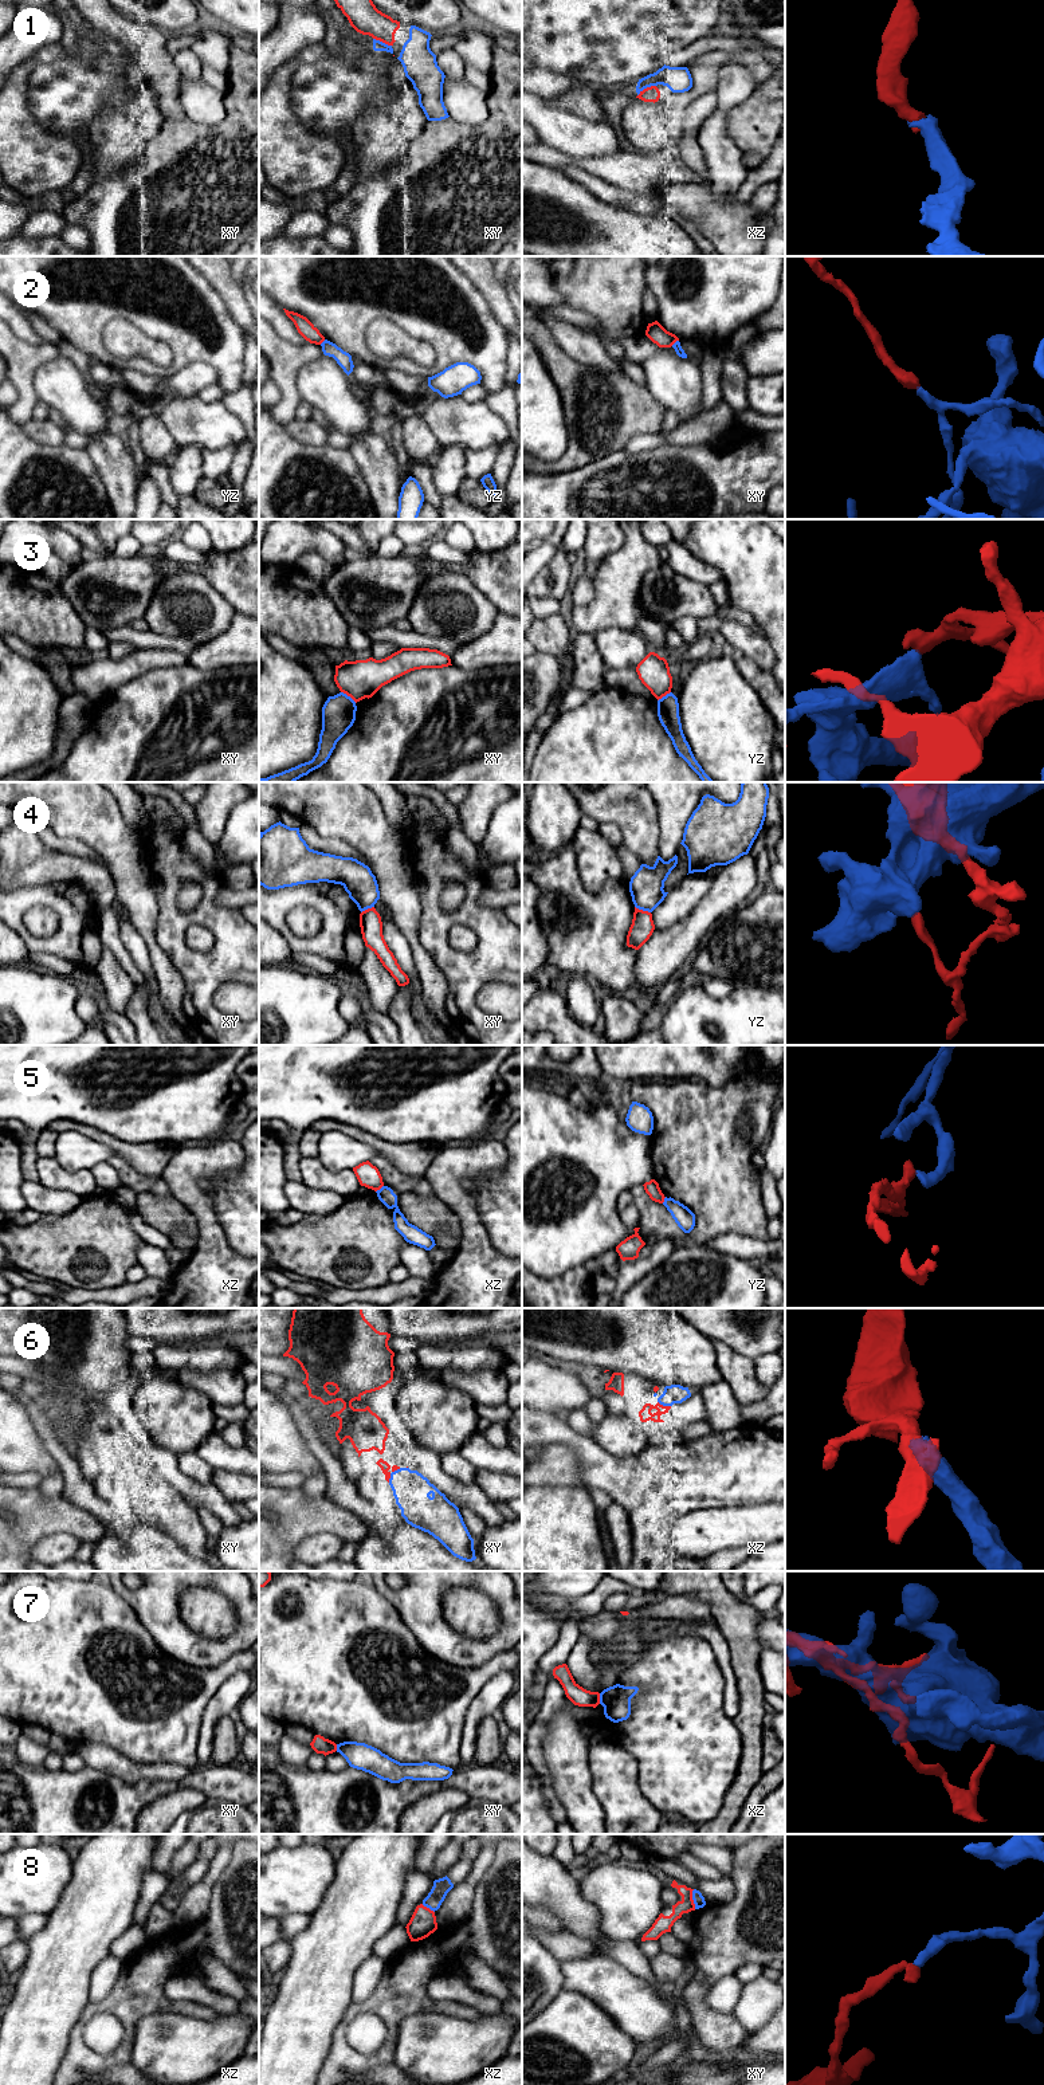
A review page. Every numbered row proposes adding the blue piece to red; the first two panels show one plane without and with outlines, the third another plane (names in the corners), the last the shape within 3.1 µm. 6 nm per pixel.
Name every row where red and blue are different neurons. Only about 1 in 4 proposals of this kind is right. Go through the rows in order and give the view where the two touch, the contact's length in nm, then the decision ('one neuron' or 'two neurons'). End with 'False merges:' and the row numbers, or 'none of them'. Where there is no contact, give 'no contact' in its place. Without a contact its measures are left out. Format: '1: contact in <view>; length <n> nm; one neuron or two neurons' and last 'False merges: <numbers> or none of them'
1: contact in xz; length 130 nm; one neuron
2: contact in xy; length 60 nm; two neurons
3: contact in xy; length 120 nm; two neurons
4: contact in yz; length 100 nm; two neurons
5: contact in xz; length 60 nm; two neurons
6: contact in xy; length 120 nm; one neuron
7: contact in xz; length 60 nm; two neurons
8: contact in xy; length 120 nm; two neurons
False merges: 2, 3, 4, 5, 7, 8

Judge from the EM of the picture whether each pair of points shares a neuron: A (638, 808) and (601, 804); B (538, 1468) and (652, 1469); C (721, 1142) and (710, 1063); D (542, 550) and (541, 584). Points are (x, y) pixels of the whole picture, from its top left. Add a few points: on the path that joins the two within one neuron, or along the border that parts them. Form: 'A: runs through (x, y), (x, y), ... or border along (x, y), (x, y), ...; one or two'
A: runs through (628, 805), (611, 804); one
B: border along (561, 1442), (568, 1445), (575, 1453), (584, 1484); two
C: border along (742, 1074), (721, 1086), (682, 1079); two
D: border along (557, 548), (553, 557), (536, 576); two

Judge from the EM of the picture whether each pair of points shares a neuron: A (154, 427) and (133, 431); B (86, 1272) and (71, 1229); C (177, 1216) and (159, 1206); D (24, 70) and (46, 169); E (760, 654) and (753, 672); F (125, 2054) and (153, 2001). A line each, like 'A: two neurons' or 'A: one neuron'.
A: two neurons
B: one neuron
C: one neuron
D: one neuron
E: two neurons
F: one neuron

